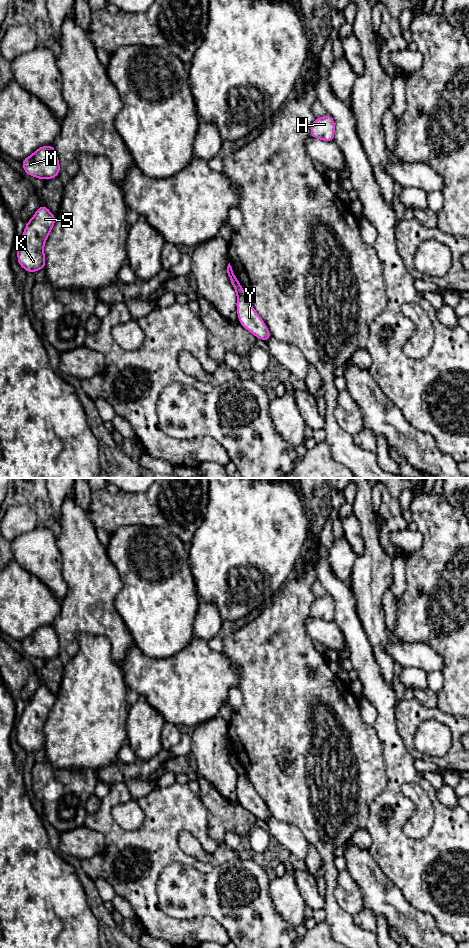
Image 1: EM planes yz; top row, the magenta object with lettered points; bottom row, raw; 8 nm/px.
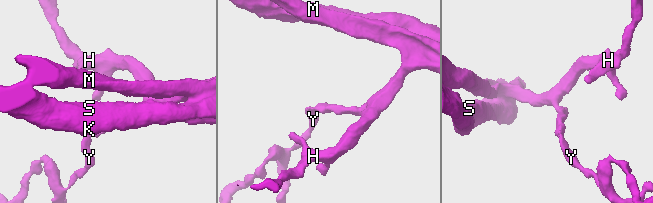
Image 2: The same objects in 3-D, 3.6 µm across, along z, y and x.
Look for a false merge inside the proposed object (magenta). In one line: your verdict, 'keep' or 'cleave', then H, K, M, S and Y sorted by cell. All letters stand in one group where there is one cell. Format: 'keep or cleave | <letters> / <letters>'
cleave | H K M S / Y

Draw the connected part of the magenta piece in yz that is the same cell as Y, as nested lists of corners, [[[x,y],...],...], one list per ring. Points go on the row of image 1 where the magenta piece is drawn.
[[[228,273],[228,276],[237,295],[236,308],[239,323],[257,339],[267,342],[272,335],[266,324],[247,299],[244,288],[239,283],[235,273]]]

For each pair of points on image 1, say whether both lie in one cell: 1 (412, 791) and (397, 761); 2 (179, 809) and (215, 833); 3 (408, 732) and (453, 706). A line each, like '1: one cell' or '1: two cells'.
1: two cells
2: two cells
3: two cells

